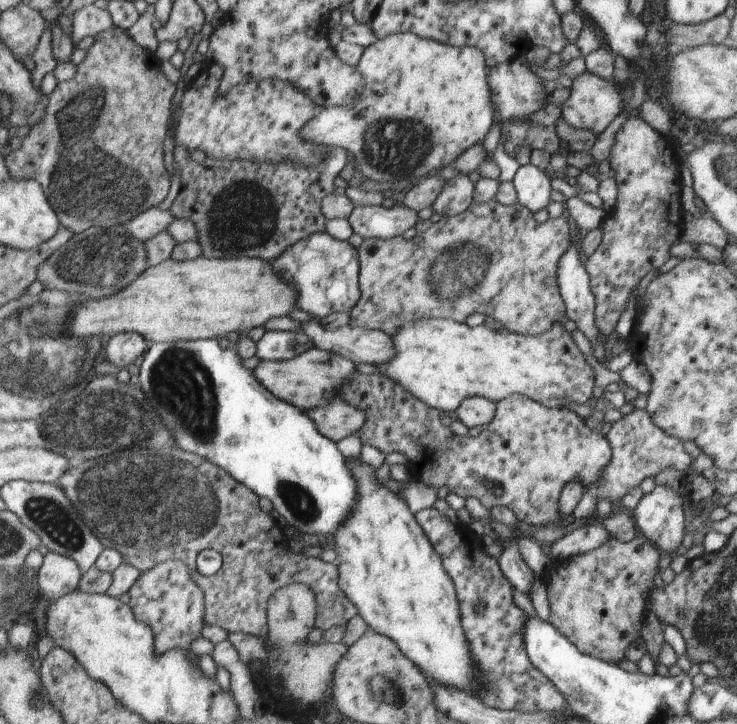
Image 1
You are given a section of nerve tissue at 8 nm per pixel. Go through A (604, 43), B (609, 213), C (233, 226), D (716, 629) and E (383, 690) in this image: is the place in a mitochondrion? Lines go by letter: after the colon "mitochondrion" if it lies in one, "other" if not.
A: other
B: other
C: mitochondrion
D: mitochondrion
E: mitochondrion

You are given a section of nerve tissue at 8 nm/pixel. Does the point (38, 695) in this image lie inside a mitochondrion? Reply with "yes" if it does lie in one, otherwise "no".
no

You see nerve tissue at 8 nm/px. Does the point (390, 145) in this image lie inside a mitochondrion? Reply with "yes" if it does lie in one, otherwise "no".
yes

